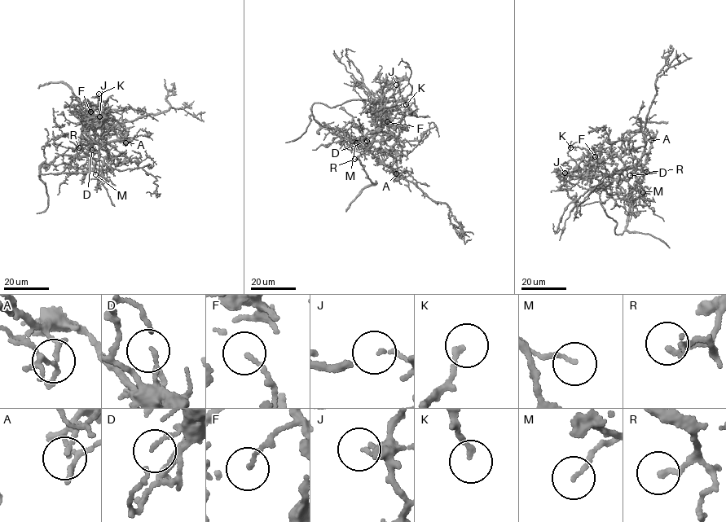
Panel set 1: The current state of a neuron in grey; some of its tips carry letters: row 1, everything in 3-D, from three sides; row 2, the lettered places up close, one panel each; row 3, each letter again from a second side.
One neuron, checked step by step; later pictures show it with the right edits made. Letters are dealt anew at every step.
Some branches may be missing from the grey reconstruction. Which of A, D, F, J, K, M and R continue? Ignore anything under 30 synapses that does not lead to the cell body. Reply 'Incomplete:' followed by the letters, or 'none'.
Incomplete: none

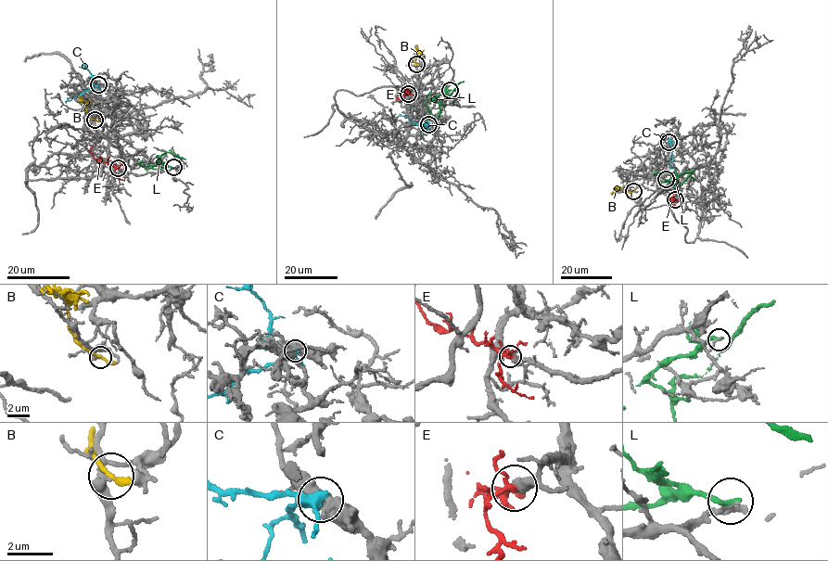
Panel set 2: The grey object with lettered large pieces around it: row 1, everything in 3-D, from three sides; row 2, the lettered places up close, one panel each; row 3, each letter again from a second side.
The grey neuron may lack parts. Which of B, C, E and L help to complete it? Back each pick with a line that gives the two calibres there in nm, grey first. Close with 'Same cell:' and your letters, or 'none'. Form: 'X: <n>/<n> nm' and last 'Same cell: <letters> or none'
E: 440/160 nm
Same cell: E

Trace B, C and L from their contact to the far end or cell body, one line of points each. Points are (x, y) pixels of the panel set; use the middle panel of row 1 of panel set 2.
B: (416, 64), (414, 59), (416, 57), (416, 44)
C: (428, 124), (416, 123), (406, 116), (398, 118)
L: (450, 90), (433, 99), (439, 106), (439, 112), (435, 120), (426, 104), (430, 91)

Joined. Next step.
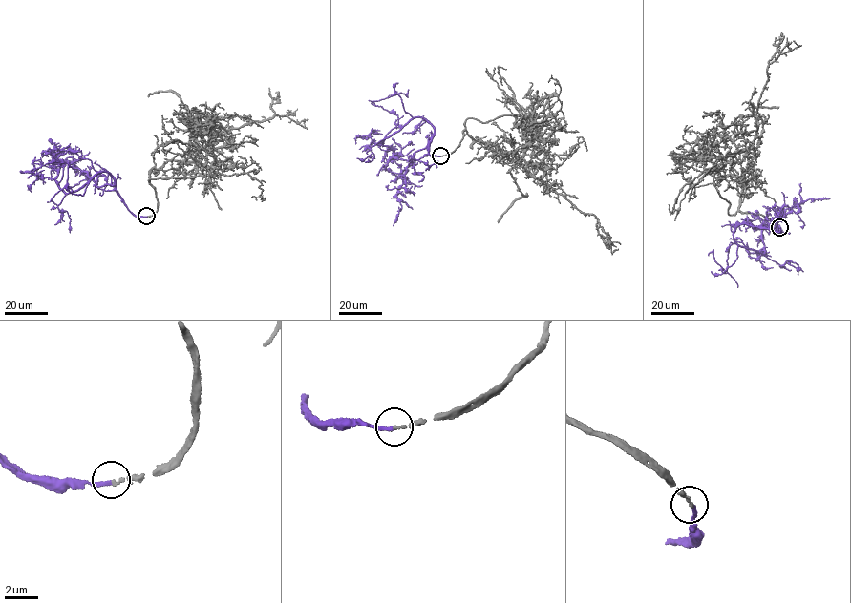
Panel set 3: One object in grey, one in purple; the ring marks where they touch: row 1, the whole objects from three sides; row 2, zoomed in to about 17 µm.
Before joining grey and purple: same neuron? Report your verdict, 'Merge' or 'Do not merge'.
Merge

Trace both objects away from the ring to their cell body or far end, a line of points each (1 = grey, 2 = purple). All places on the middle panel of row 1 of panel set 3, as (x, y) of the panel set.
1: (440, 155), (454, 151), (465, 130), (473, 141), (489, 142), (583, 213), (593, 214), (611, 252), (618, 249)
2: (440, 155), (429, 154), (434, 127), (409, 120), (382, 142), (393, 152), (385, 168), (400, 176)

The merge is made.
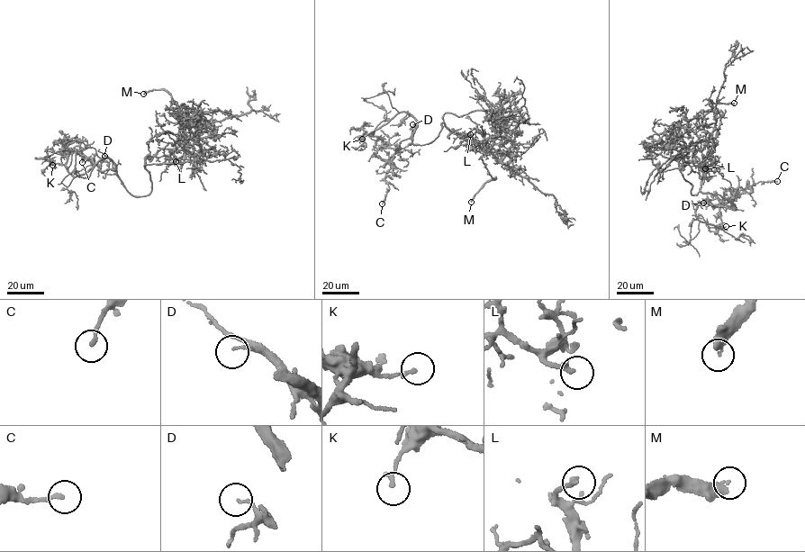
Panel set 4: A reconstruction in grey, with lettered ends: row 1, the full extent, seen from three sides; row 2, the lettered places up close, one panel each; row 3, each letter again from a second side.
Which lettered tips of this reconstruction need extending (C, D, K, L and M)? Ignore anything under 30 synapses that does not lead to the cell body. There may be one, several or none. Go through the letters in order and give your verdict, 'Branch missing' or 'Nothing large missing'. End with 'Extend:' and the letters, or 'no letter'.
C: Nothing large missing
D: Nothing large missing
K: Nothing large missing
L: Branch missing
M: Branch missing
Extend: L, M

